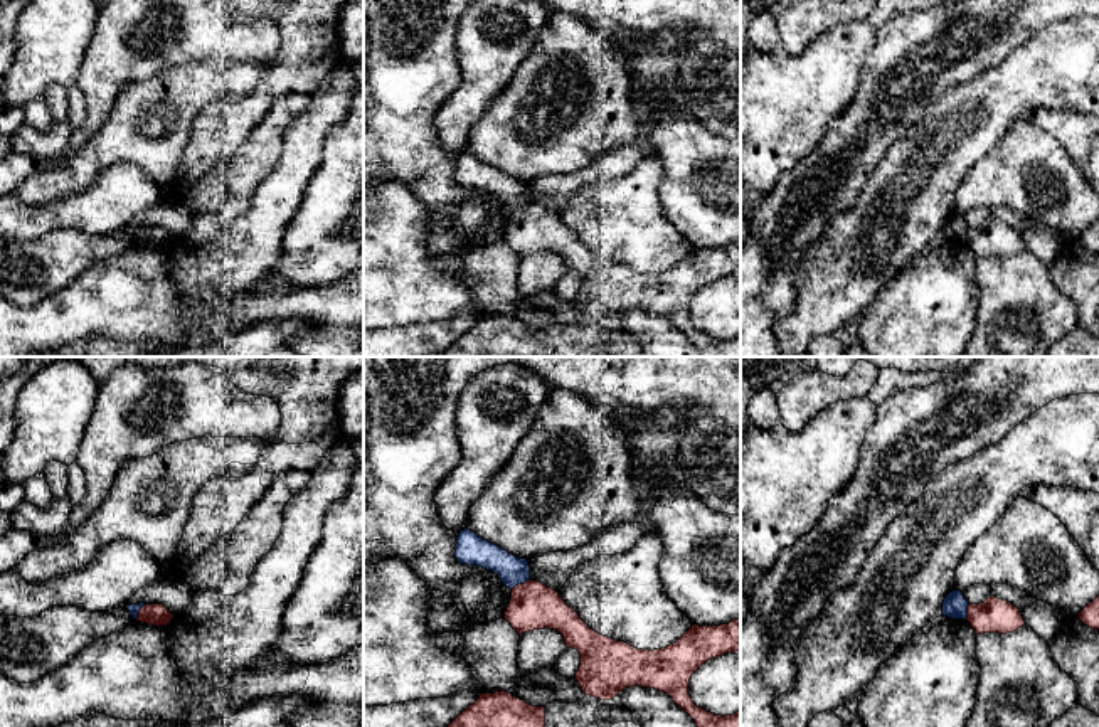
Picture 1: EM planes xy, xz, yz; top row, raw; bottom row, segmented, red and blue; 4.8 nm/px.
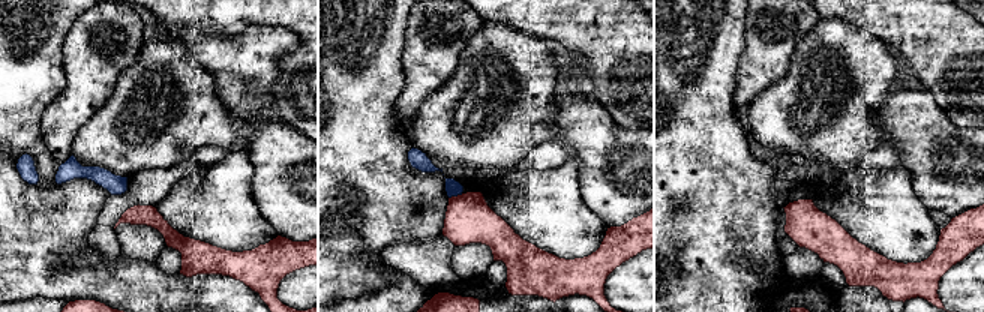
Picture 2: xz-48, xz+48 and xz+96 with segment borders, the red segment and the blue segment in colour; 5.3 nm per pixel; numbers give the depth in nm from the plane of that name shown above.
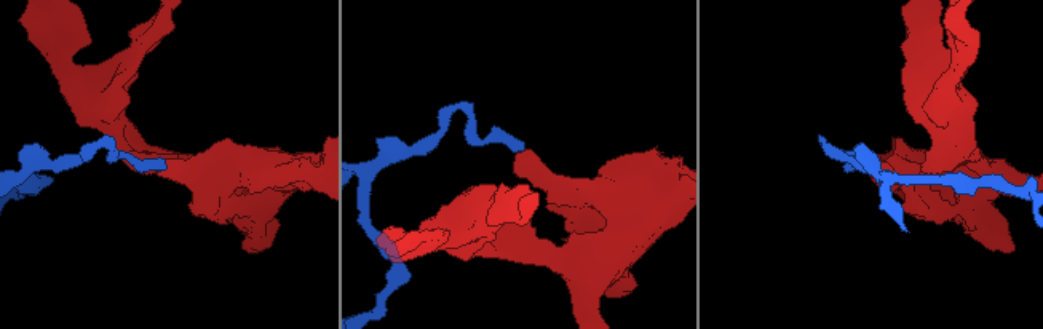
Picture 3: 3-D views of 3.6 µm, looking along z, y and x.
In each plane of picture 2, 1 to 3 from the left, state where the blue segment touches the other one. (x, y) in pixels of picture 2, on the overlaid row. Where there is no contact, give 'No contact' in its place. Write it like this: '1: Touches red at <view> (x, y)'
1: No contact
2: Touches red at xz+48 (455, 197)
3: No contact

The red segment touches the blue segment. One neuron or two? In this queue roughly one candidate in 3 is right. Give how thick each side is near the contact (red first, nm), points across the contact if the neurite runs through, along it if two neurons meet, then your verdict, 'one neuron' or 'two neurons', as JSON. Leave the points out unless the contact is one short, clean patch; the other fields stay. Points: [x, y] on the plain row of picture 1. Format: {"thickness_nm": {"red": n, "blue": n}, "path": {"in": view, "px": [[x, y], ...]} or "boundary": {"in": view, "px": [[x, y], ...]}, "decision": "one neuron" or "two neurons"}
{"thickness_nm": {"red": 220, "blue": 140}, "boundary": {"in": "xz", "px": [[530, 202], [512, 212]]}, "decision": "two neurons"}

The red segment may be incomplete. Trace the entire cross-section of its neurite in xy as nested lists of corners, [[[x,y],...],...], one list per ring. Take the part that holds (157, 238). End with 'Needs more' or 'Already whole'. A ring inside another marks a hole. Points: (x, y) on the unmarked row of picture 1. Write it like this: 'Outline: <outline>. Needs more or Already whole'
Outline: [[[146,227],[140,232],[136,244],[153,247],[153,249],[167,249],[173,242],[173,237],[163,227]]]. Already whole

